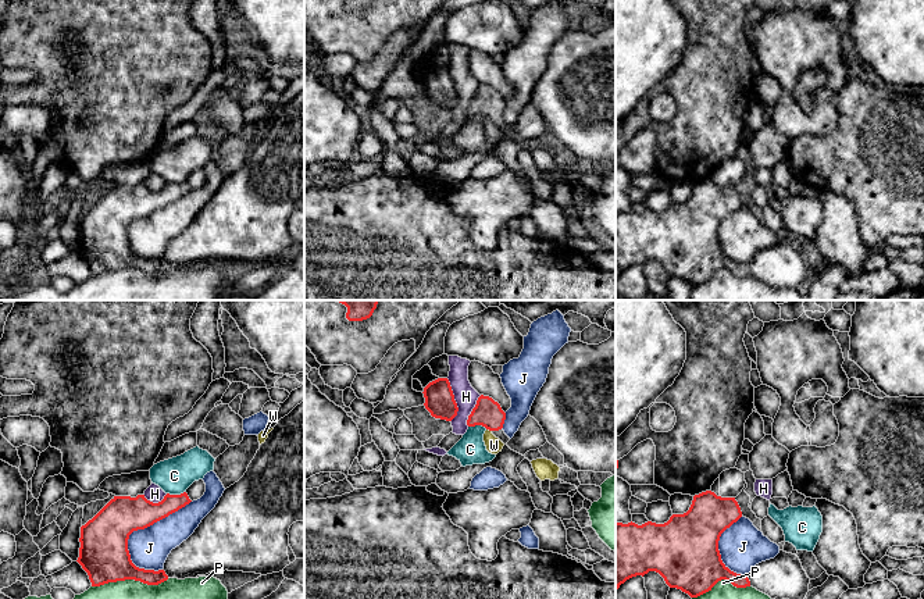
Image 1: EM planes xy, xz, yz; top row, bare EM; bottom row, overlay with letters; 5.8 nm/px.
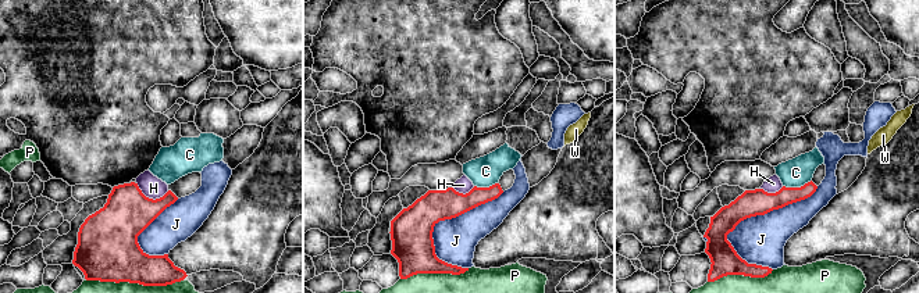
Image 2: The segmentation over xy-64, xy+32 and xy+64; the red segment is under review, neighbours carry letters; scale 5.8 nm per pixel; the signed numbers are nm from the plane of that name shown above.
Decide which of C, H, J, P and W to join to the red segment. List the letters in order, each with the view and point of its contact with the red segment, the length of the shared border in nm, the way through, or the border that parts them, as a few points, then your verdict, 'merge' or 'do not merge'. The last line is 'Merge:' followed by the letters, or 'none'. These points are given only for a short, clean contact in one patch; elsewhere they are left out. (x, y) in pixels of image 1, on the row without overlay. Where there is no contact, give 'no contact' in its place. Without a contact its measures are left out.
C: meets red in xy at (175, 184); contact 110 nm long; border along xy (185, 179), (167, 182); do not merge
H: meets red in xz at (455, 89); contact 260 nm long; do not merge
J: meets red in xy at (143, 217); contact 500 nm long; do not merge
P: meets red in xy at (129, 267); contact 460 nm long; do not merge
W: meets red in xz at (489, 118); contact 40 nm long; do not merge
Merge: none

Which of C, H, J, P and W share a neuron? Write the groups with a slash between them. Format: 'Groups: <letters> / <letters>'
Groups: C / H / J / P / W

